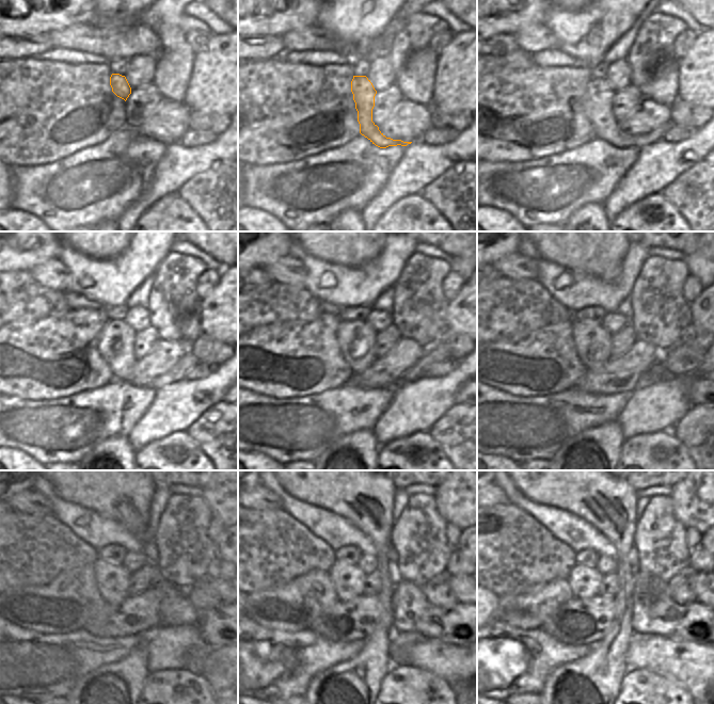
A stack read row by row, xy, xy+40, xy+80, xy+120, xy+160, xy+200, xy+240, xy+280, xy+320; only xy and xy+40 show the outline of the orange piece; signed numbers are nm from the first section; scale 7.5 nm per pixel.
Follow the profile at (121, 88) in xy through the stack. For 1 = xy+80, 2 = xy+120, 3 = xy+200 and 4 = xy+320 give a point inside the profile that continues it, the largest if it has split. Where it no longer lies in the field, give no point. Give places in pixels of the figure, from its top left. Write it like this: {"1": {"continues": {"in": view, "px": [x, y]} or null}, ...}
{"1": {"continues": {"in": "xy+80", "px": [599, 99]}}, "2": {"continues": {"in": "xy+120", "px": [116, 338]}}, "3": {"continues": {"in": "xy+200", "px": [592, 341]}}, "4": {"continues": {"in": "xy+320", "px": [585, 581]}}}

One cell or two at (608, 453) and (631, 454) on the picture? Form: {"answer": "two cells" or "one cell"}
{"answer": "two cells"}

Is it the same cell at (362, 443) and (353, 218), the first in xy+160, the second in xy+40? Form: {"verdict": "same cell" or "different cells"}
{"verdict": "same cell"}

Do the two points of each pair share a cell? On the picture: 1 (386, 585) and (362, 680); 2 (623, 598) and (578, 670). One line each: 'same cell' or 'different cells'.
1: same cell
2: same cell

